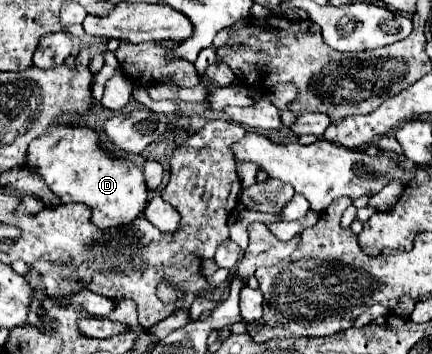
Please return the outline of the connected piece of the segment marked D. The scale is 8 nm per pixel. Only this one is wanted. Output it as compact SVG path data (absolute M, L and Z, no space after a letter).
M54 127L28 147L28 169L42 175L48 187L62 203L84 203L92 211L92 223L98 231L108 233L122 225L134 223L144 215L148 189L142 169L126 159L112 159L100 149L98 135L88 127Z

